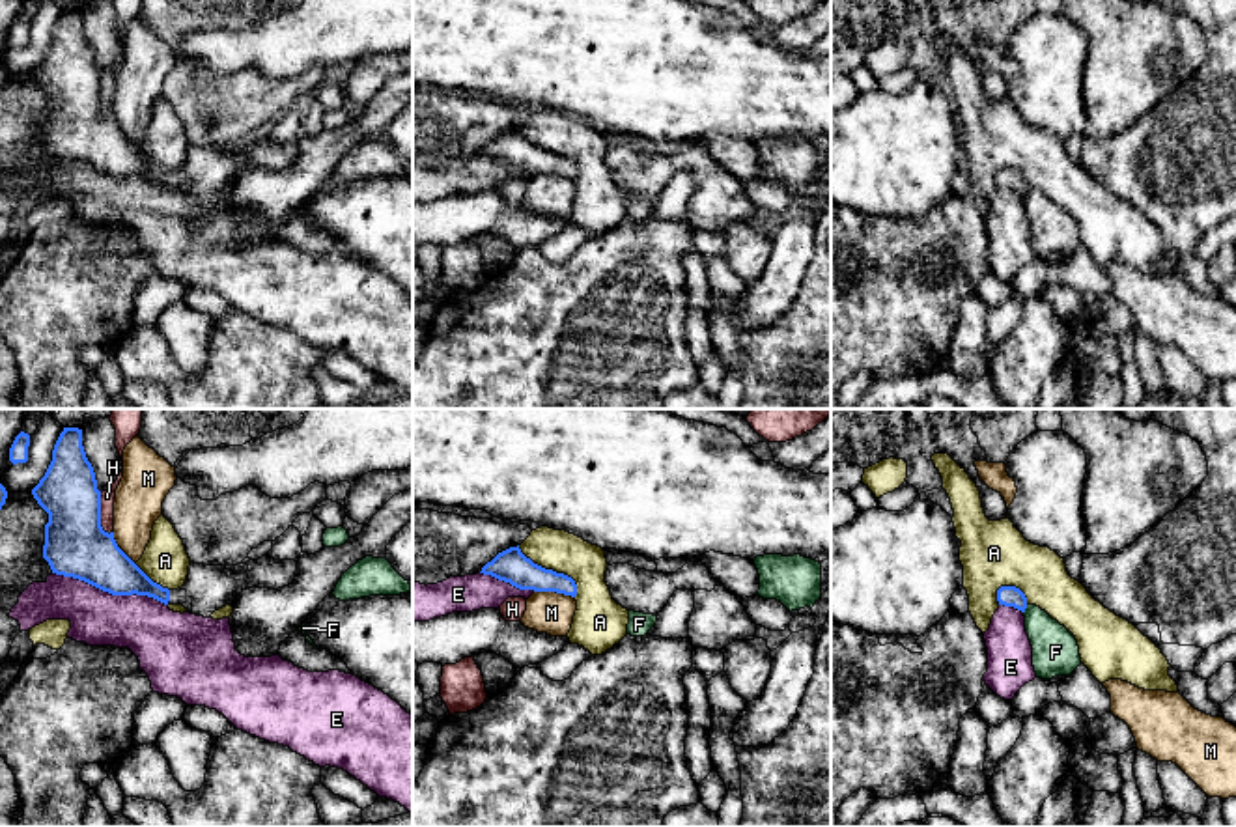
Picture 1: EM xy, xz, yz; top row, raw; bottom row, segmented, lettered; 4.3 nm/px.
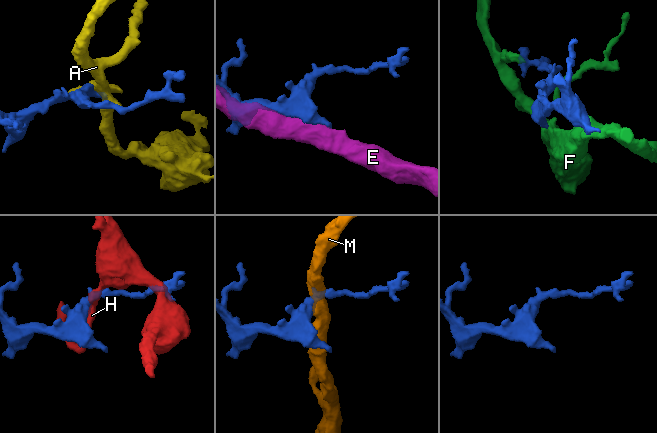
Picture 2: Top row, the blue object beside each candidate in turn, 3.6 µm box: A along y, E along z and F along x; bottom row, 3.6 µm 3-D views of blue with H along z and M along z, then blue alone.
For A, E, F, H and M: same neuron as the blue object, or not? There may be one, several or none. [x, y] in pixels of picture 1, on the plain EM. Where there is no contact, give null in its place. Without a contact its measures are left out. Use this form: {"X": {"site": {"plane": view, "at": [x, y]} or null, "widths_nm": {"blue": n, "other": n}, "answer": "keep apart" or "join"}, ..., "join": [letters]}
{"A": {"site": {"plane": "xz", "at": [551, 152]}, "widths_nm": {"blue": 150, "other": 180}, "answer": "keep apart"}, "E": {"site": {"plane": "xy", "at": [111, 174]}, "widths_nm": {"blue": 260, "other": 240}, "answer": "keep apart"}, "F": {"site": {"plane": "yz", "at": [1025, 189]}, "widths_nm": {"blue": 90, "other": 200}, "answer": "keep apart"}, "H": {"site": {"plane": "xy", "at": [99, 96]}, "widths_nm": {"blue": 280, "other": 60}, "answer": "keep apart"}, "M": {"site": {"plane": "xz", "at": [555, 172]}, "widths_nm": {"blue": 150, "other": 180}, "answer": "keep apart"}, "join": []}

